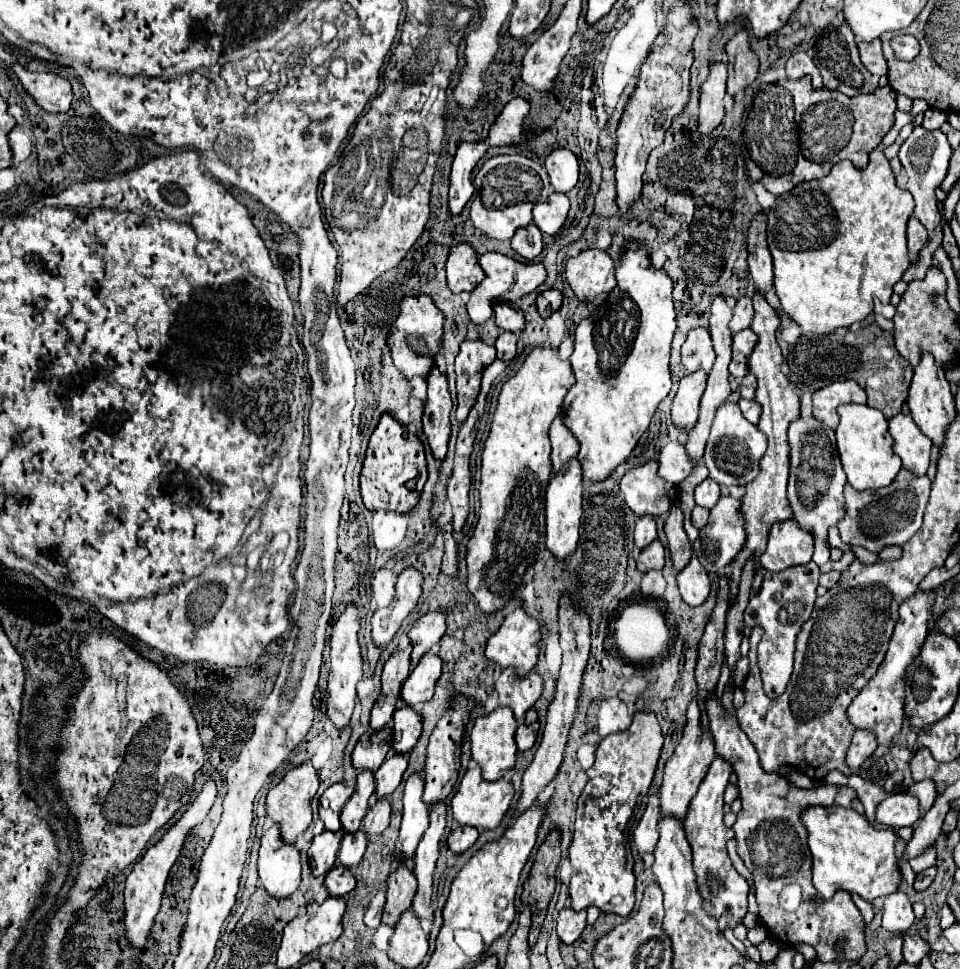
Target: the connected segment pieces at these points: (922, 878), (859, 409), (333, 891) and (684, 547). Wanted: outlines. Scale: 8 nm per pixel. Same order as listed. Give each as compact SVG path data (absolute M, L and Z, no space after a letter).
M935 866L924 870L924 872L921 872L920 874L917 874L914 882L914 889L917 892L924 891L926 888L928 888L928 886L930 886L936 874L937 868Z
M844 404L838 408L838 416L840 424L836 428L836 444L848 482L858 490L878 490L888 486L902 468L902 462L900 456L892 452L892 436L888 432L886 416L866 404Z
M334 866L328 874L326 874L326 880L324 880L324 886L328 890L330 896L334 898L342 898L346 896L348 892L352 892L352 888L356 886L354 884L354 876L348 868L344 866Z
M676 504L672 506L672 512L666 520L664 530L666 530L666 538L668 538L670 558L672 558L672 564L674 564L674 574L678 574L690 562L692 546L690 546L690 540L684 532L684 526L682 526L682 510Z

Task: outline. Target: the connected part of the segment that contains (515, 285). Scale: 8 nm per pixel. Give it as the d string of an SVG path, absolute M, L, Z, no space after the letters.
M488 252L478 258L486 278L470 292L470 300L466 304L470 320L474 324L484 324L492 316L492 308L496 302L516 302L518 298L526 296L534 288L538 288L546 280L546 268L540 262L520 262L516 258L498 254L498 252Z

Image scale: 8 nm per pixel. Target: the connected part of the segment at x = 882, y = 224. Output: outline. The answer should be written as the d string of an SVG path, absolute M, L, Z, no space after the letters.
M916 98L912 112L904 113L896 109L893 127L880 146L870 152L866 168L860 170L852 166L850 160L842 160L834 164L828 176L802 182L788 194L780 194L774 206L768 210L768 246L774 260L774 288L784 312L802 328L802 334L830 334L836 328L848 328L872 312L874 298L878 298L882 304L890 302L894 284L910 266L906 222L914 210L914 200L910 192L896 186L894 172L882 150L895 143L901 129L928 108L925 100Z

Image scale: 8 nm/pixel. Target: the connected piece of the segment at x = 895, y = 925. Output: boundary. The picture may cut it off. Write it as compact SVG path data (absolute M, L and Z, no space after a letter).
M892 892L884 900L882 928L892 934L904 934L916 922L912 904L904 892Z

